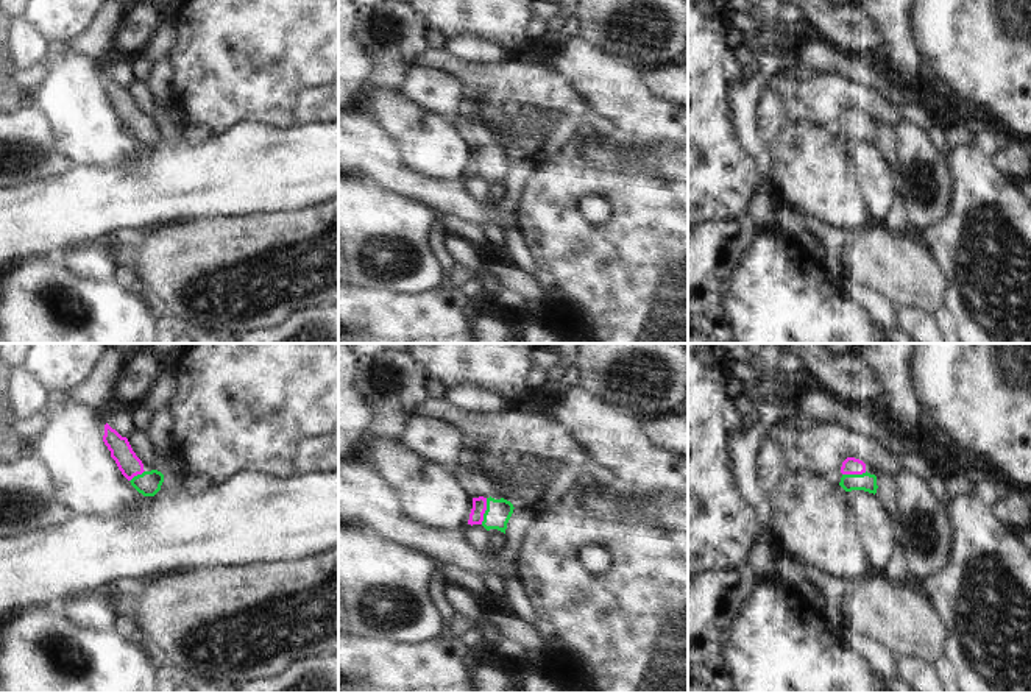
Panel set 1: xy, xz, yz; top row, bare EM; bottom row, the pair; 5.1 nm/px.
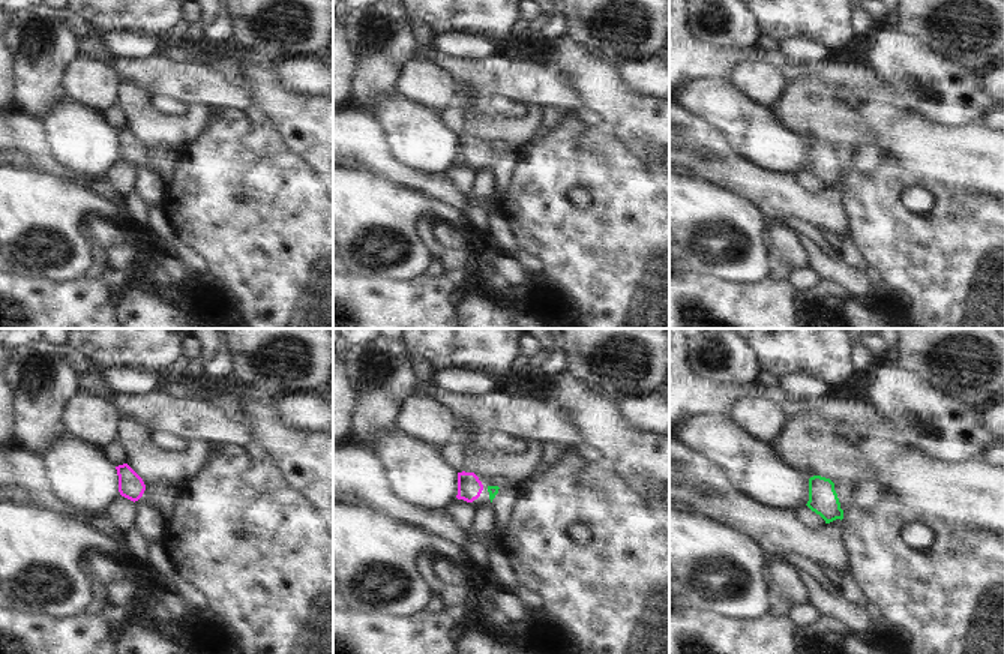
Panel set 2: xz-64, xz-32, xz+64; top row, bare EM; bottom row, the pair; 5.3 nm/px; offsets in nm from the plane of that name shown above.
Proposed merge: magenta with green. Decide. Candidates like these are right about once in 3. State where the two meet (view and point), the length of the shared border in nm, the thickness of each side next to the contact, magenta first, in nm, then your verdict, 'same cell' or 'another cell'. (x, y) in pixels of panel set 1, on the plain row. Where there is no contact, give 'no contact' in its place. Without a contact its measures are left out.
xz (484, 161) | 140 nm | 80/130 nm | same cell

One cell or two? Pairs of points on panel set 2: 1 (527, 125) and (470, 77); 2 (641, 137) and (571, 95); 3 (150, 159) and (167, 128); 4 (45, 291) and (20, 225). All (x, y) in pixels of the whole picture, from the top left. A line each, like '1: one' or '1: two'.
1: two
2: two
3: one
4: two

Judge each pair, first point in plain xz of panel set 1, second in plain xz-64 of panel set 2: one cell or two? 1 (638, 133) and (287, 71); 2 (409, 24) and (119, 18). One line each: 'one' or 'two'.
1: two
2: two

